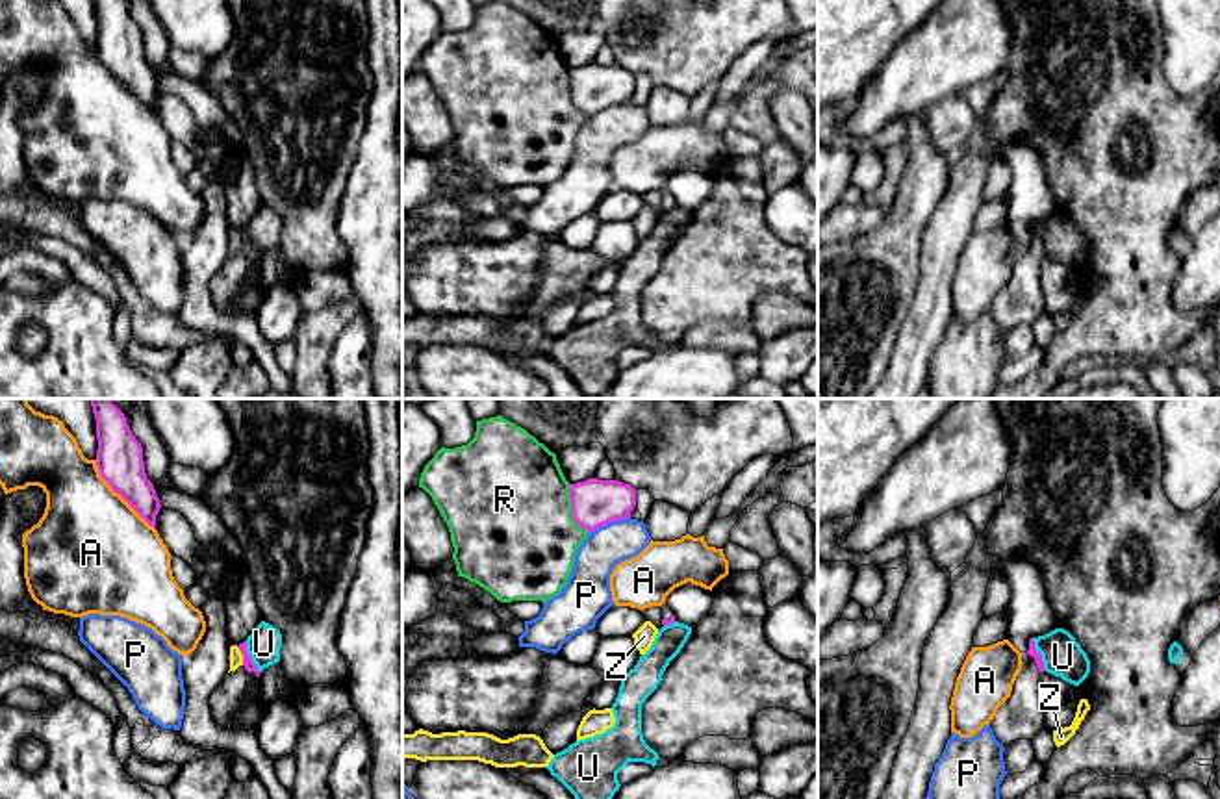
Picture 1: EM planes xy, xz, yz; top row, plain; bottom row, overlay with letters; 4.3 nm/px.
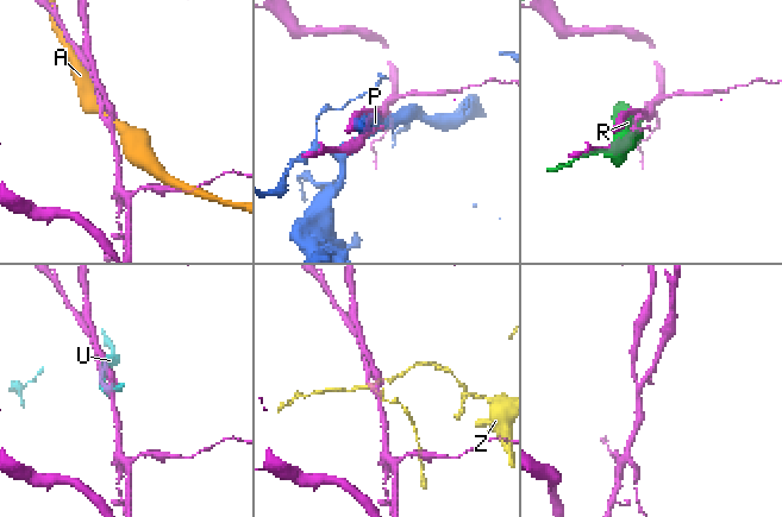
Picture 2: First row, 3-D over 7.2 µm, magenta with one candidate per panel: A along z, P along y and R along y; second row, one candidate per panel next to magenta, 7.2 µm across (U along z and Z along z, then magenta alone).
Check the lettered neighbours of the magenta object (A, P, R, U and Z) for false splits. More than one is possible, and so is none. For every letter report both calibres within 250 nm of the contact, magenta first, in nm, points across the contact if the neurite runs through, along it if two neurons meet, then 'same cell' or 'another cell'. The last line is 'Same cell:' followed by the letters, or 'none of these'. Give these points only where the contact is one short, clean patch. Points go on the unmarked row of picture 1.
A: 200 nm thick on the magenta side, 480 nm on the other; another cell
P: 200 nm thick on the magenta side, 180 nm on the other; another cell
R: 200 nm thick on the magenta side, 500 nm on the other; another cell
U: 40 nm thick on the magenta side, 180 nm on the other; border along yz (1031, 223), (1046, 254); another cell
Z: 50 nm thick on the magenta side, 60 nm on the other; border along xy (238, 232), (243, 249); another cell
Same cell: none of these

